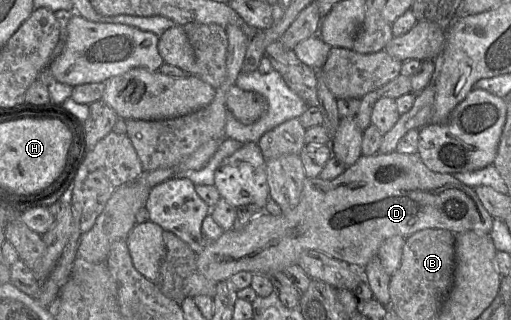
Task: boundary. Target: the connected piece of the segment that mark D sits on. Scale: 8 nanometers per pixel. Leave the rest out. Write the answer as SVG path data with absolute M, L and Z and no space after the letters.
M395 151L373 156L362 155L335 179L307 178L300 202L293 210L278 216L262 210L242 230L224 231L219 239L208 242L197 255L197 272L216 282L226 281L240 271L253 275L272 275L296 265L300 255L306 250L316 250L350 265L365 267L378 255L381 244L390 237L401 236L406 239L417 231L428 228L445 229L455 235L466 231L489 234L493 219L473 188L463 184L452 174L430 170L418 153L404 154Z

